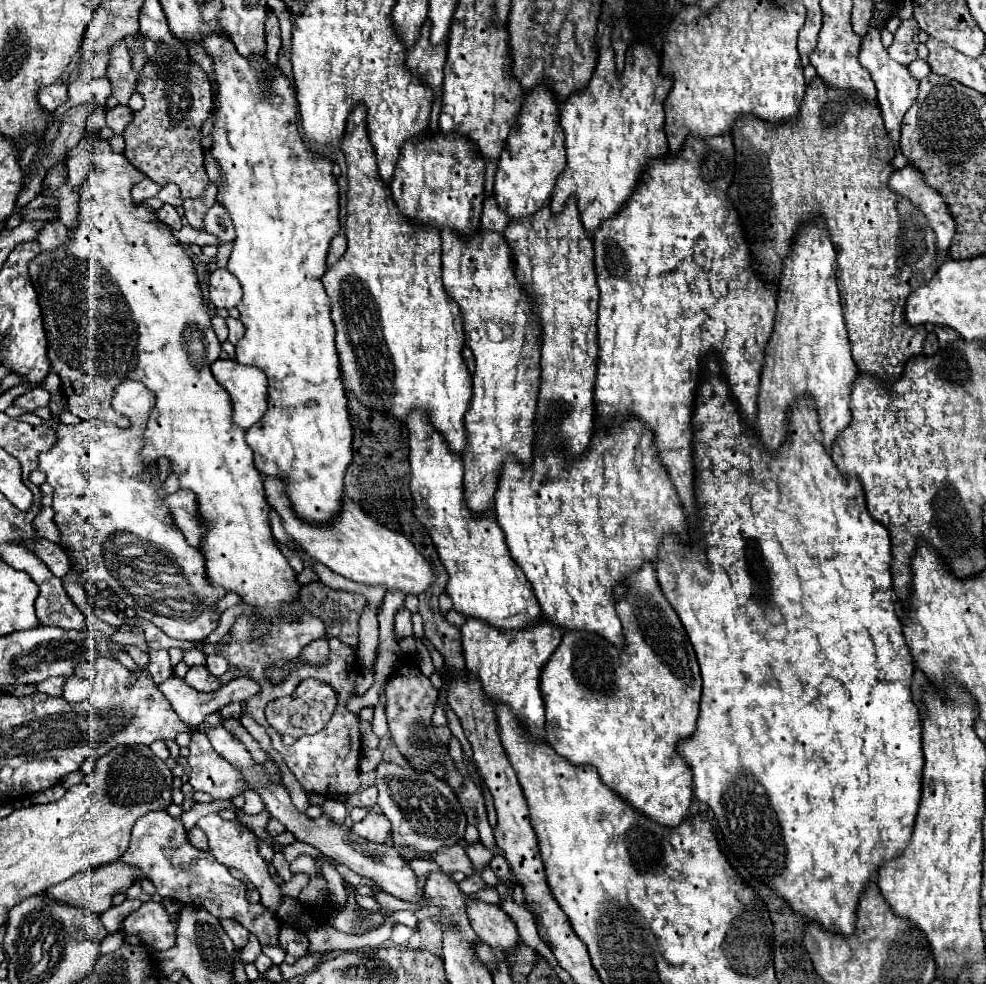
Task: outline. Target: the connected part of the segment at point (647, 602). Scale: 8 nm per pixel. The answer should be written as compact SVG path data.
M644 563L640 567L640 571L630 573L628 577L624 577L624 585L626 585L626 595L622 599L616 601L616 613L624 625L624 647L618 649L612 643L604 641L600 635L596 633L586 633L586 631L566 631L562 643L558 645L558 649L552 653L552 657L548 659L548 663L544 665L540 677L540 690L545 705L545 732L546 741L556 749L558 755L562 755L564 759L568 759L574 765L592 765L596 767L600 779L612 789L616 791L622 799L626 799L634 809L642 811L644 815L648 815L652 821L666 825L666 827L674 827L680 825L686 815L688 815L688 807L692 801L692 771L686 765L686 761L678 755L676 745L680 739L690 737L694 727L696 727L696 717L698 717L698 705L700 705L700 693L702 693L702 677L700 677L700 667L694 655L694 649L688 641L688 635L680 623L680 617L676 615L676 611L672 609L672 605L668 603L668 599L664 597L658 579L656 579L656 571L652 567L652 563Z

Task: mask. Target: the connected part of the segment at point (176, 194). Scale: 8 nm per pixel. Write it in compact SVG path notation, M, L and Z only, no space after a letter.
M170 183L170 185L164 185L164 187L160 189L158 197L160 197L162 203L168 203L168 205L172 205L172 207L180 207L180 205L182 205L180 189L178 189L176 185L172 185L172 183Z

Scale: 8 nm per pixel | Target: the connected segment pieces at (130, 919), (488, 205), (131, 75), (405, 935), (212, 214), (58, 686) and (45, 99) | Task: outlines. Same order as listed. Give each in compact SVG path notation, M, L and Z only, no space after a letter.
M148 901L134 913L124 919L124 931L136 935L144 947L152 947L156 951L166 951L176 941L176 929L170 923L166 909L160 903Z
M490 195L484 199L484 209L482 209L482 221L480 221L480 229L484 231L504 231L508 225L508 215L498 207L496 197Z
M118 43L112 49L112 61L108 65L108 77L112 83L112 95L118 99L118 103L128 105L128 99L134 93L136 83L138 83L138 73L132 69L126 43Z
M396 925L396 929L394 929L394 933L392 933L392 941L396 943L396 945L406 945L406 941L410 939L410 935L412 935L414 931L412 929L408 929L406 925Z
M214 203L214 207L204 217L204 223L206 223L206 231L218 237L220 247L230 245L234 241L234 225L232 225L228 213L224 213L222 205Z
M52 677L48 681L42 681L40 685L36 685L38 693L46 693L50 697L60 697L62 695L62 685L68 677Z
M52 83L38 91L38 103L48 111L56 111L66 101L68 101L68 89L64 83Z

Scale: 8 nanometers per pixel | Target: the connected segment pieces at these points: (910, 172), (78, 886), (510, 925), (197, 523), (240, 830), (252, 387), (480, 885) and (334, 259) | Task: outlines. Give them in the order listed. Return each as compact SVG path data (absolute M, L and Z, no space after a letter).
M906 165L904 169L892 173L890 177L890 189L902 197L908 197L920 211L926 213L934 233L936 233L936 245L940 251L950 247L950 241L956 233L954 217L948 211L946 201L940 197L940 193L930 187L922 173L914 165Z
M116 861L116 863L108 863L108 865L100 865L100 867L92 867L92 869L86 869L82 873L76 873L68 881L62 881L62 883L50 887L46 893L50 897L58 899L58 901L72 903L72 905L80 905L80 907L92 909L94 913L104 913L106 909L112 907L114 895L124 893L138 877L140 877L140 869L138 867L126 865L122 861Z
M468 899L466 913L468 913L468 921L470 921L472 929L476 931L478 939L482 943L486 943L492 949L502 951L502 953L516 947L516 943L520 939L516 925L498 905Z
M180 489L174 495L166 497L166 505L172 511L172 519L176 521L178 529L184 533L186 541L200 549L200 541L204 537L206 525L200 521L196 509L196 495L188 489Z
M208 815L208 817L202 817L198 823L196 823L208 837L208 847L210 847L210 853L226 867L234 867L234 869L240 869L248 879L250 883L258 889L260 893L260 903L276 913L276 909L280 907L282 903L282 891L280 891L280 885L272 881L270 873L268 873L268 863L260 857L260 851L258 851L258 837L242 827L236 819L234 821L224 821L220 815Z
M218 359L210 365L214 379L228 391L232 399L232 421L250 429L266 411L268 397L268 381L262 369L240 365L232 359Z
M476 873L476 875L472 875L472 877L468 877L468 879L464 879L462 883L460 883L460 889L464 891L464 893L468 893L468 895L474 895L474 893L478 893L480 889L484 889L486 887L486 883L480 879L480 875Z
M336 235L336 237L330 241L326 265L332 267L334 263L338 263L338 259L344 255L344 251L346 251L346 239L344 239L344 235Z

